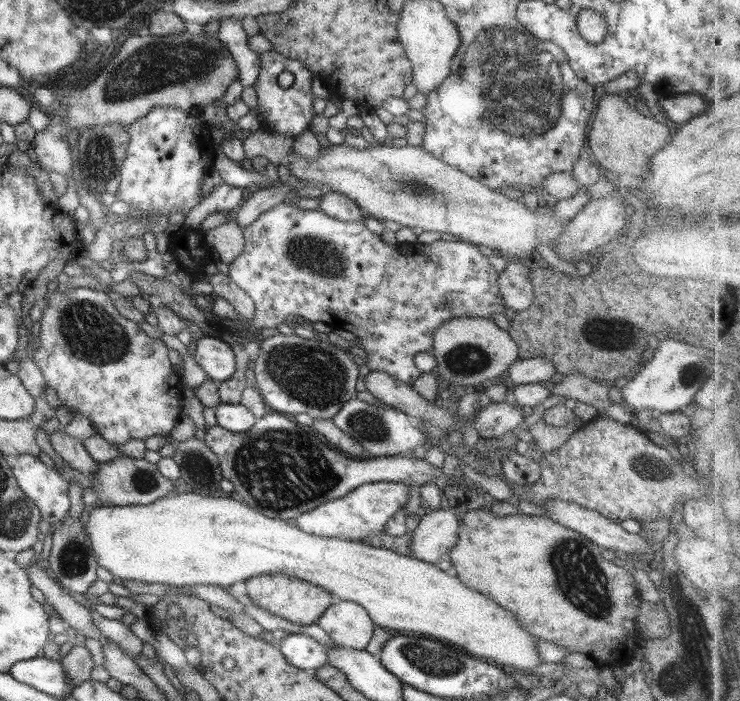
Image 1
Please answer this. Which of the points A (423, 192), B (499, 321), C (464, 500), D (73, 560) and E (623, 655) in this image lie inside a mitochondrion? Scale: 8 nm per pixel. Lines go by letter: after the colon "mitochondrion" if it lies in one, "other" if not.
A: mitochondrion
B: other
C: other
D: mitochondrion
E: other

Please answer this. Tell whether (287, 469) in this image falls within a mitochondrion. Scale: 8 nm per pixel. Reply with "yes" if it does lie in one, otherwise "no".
yes

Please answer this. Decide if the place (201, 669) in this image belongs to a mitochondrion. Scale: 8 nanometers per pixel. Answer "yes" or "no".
no

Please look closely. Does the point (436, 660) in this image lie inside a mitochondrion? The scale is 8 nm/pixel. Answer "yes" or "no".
yes

